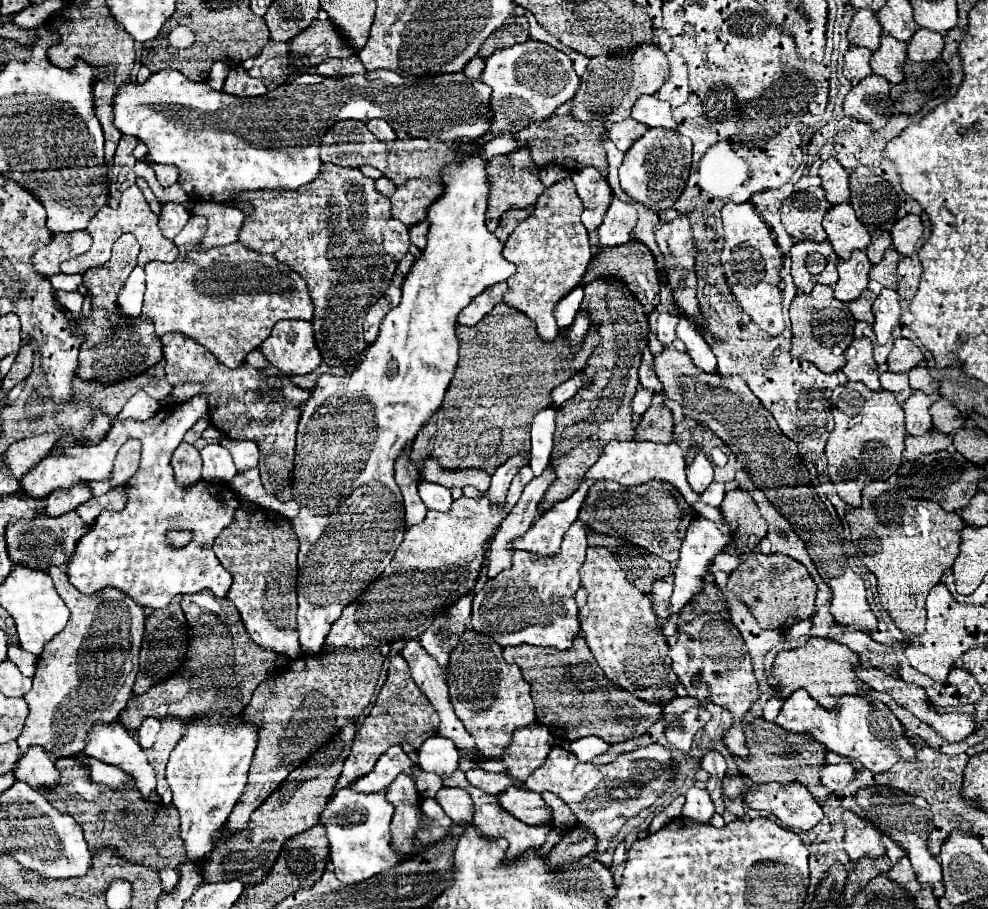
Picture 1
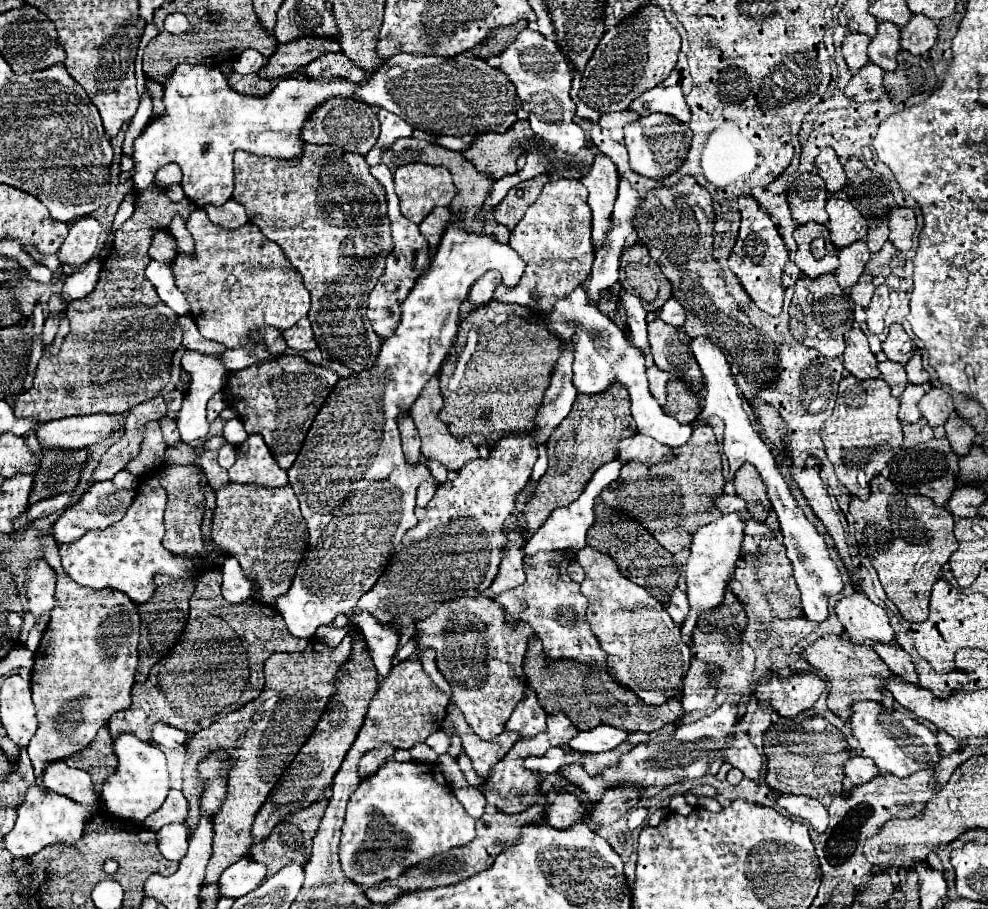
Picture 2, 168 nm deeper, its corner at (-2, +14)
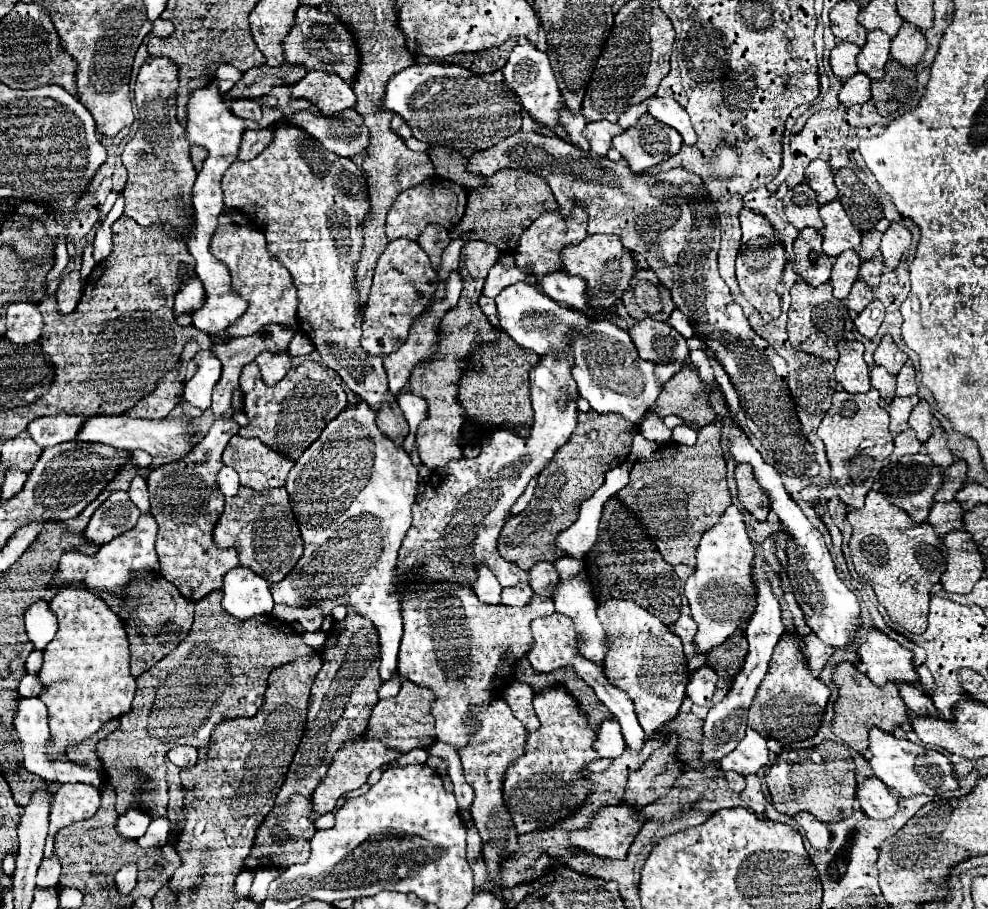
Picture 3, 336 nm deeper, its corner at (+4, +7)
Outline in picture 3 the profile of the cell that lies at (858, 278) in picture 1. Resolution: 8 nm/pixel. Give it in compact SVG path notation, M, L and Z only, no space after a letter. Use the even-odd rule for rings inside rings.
M847 249L839 257L835 257L835 265L829 281L833 285L833 295L837 299L845 299L849 295L851 285L859 275L859 265L861 265L861 259L853 249Z

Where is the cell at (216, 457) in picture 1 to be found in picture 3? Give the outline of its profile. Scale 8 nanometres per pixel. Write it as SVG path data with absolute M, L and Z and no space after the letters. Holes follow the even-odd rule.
M223 467L223 469L217 473L217 483L219 483L219 489L221 489L223 495L237 495L239 477L237 477L237 473L233 471L233 467Z

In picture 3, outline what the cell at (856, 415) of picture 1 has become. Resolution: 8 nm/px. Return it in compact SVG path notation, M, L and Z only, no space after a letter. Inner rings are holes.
M869 389L867 393L857 395L847 391L833 393L833 407L825 413L817 429L831 465L831 483L839 499L853 509L861 509L865 505L867 491L873 487L883 461L893 451L893 435L887 425L889 413L879 405L879 393Z

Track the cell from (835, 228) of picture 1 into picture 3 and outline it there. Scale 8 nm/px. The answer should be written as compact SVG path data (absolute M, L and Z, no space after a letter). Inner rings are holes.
M837 199L827 205L821 205L821 221L823 221L823 229L821 229L823 251L829 257L837 257L847 249L859 247L861 235Z

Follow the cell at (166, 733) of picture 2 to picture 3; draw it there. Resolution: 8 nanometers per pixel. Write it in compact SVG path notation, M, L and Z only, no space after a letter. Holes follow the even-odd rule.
M173 747L167 757L171 759L171 763L175 763L177 767L189 767L195 765L197 759L197 749L195 747Z

